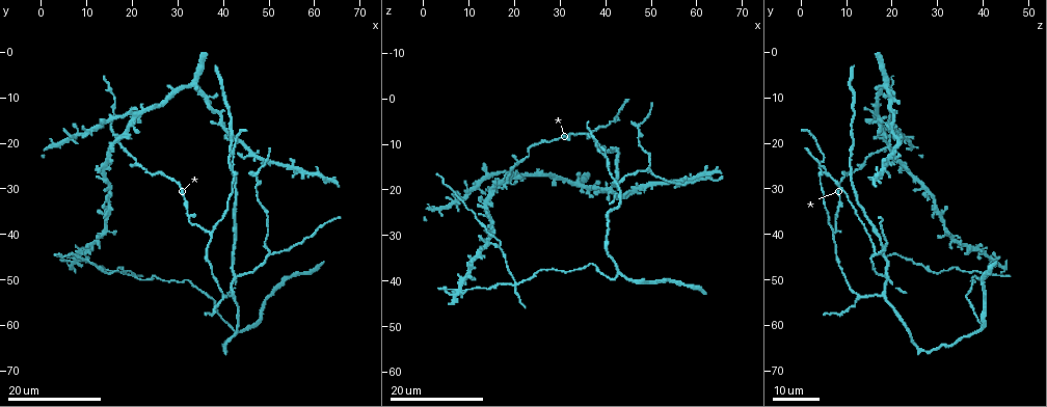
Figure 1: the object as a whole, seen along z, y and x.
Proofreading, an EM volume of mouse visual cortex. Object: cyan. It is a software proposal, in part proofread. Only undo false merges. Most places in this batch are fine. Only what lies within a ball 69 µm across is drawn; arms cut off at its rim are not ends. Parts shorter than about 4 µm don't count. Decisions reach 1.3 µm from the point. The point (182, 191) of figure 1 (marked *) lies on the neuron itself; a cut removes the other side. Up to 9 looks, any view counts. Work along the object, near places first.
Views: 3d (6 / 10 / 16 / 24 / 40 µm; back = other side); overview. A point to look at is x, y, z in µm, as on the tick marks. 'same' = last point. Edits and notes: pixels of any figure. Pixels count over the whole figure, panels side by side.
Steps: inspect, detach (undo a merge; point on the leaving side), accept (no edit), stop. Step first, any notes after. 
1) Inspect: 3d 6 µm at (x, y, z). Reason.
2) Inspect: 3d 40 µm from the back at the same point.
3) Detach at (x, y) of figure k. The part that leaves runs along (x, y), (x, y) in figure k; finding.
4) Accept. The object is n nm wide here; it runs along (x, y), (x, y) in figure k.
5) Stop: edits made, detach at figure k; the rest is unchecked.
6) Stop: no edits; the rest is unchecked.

Inspect: 3d 16 µm at (37.0, 39.5, 7.0). Branch point.

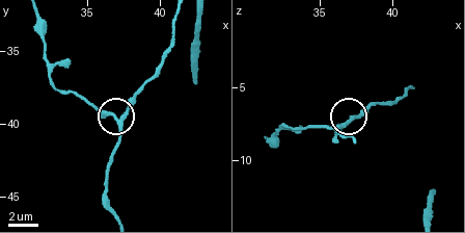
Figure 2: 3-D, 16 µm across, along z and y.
Inspect: 3d 6 µm at the same point. Closer look.

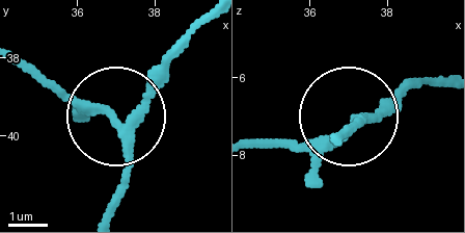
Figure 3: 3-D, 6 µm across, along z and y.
Inspect: 3d 6 µm from the back at the same point. Other side.

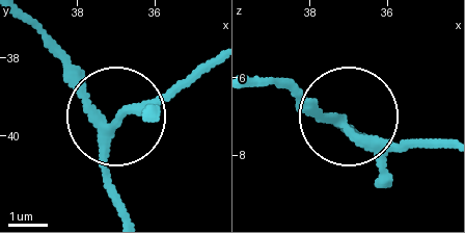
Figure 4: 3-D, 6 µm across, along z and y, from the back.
Accept. It runs along (215, 55), (106, 114), (50, 52) in figure 4; one neuron here.

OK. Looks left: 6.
Inspect: 3d 16 µm at (40.0, 54.0, 12.5). Arms part here.

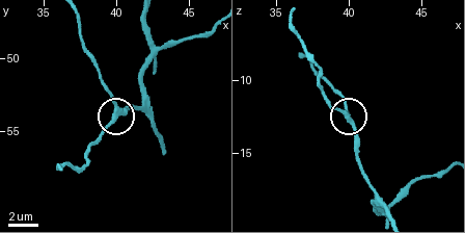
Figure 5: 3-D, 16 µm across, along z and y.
Inspect: 3d 10 µm at (40.0, 54.0, 12.8).

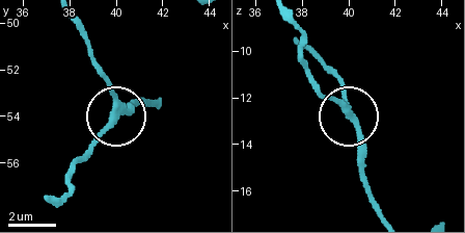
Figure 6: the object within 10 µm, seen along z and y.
Accept. It runs along (70, 18), (109, 83), (115, 113), (111, 125), (78, 159) in figure 6; all the same neuron.

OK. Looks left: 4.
Inspect: 3d 16 µm at (43.0, 49.5, 19.0). Arms part here.

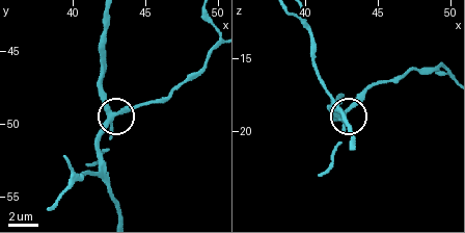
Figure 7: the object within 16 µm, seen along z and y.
Inspect: 3d 6 µm at (43.0, 49.2, 18.6).

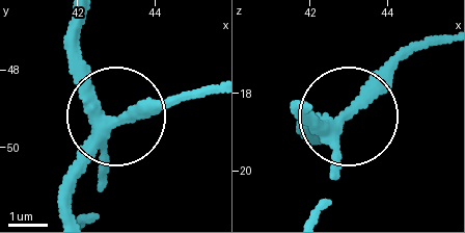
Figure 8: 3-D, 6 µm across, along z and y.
Accept. It runs along (72, 208), (78, 169), (101, 129), (187, 99) in figure 8; one neuron here.

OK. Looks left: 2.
Inspect: 3d 16 µm at (50.0, 44.5, 16.5). Arms part here.

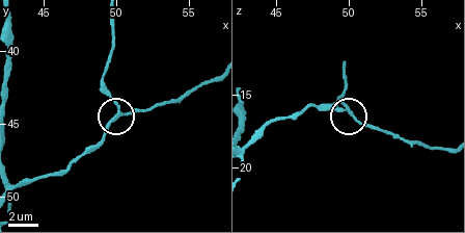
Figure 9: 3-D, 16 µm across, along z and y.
Inspect: 3d 6 µm at (50.2, 44.4, 16.4).

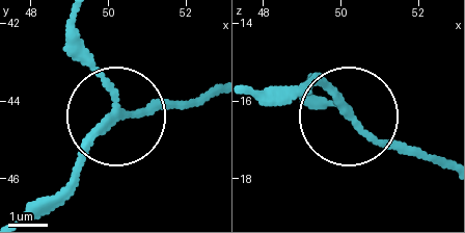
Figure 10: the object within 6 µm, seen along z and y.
Accept. The object is 170 nm wide here; it runs along (40, 206), (83, 147), (119, 120), (206, 100) in figure 10; continuous, no second neuron.

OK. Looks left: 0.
Stop: no edits; the rest is unchecked.

